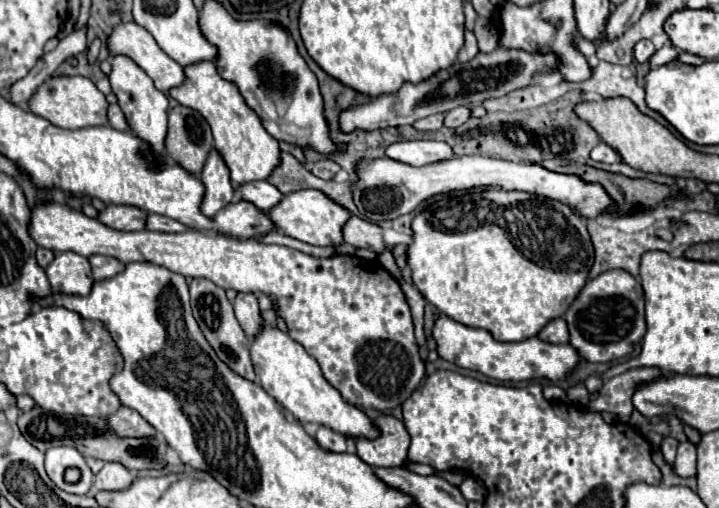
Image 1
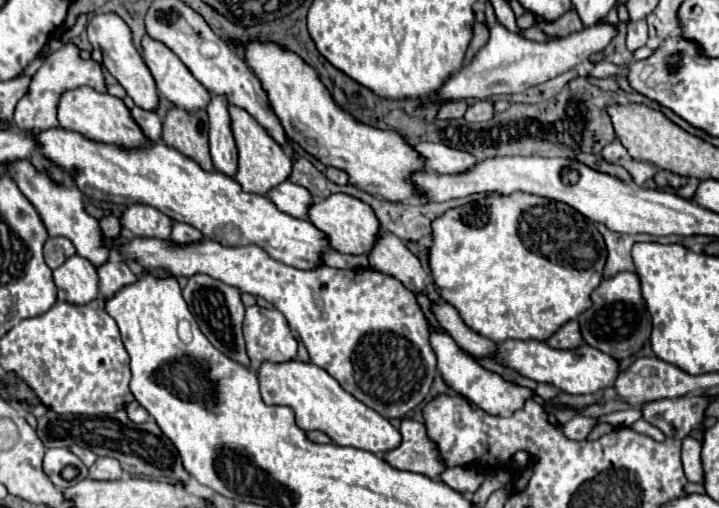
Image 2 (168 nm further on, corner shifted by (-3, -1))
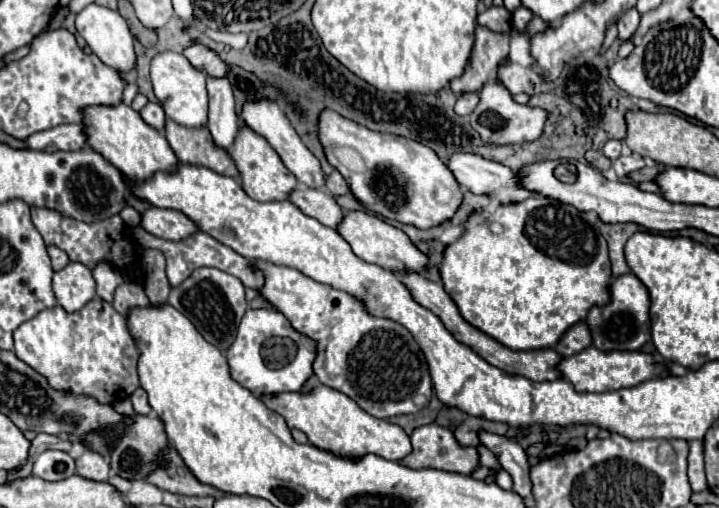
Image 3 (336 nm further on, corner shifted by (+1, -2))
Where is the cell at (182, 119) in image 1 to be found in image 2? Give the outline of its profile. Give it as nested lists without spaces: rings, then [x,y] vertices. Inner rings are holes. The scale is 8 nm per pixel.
[[[171,108],[163,122],[163,142],[187,158],[195,160],[203,170],[211,172],[211,156],[209,156],[209,118],[205,110],[187,112],[183,108]]]

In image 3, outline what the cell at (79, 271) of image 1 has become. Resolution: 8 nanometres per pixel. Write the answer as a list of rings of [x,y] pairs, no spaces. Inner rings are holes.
[[[69,263],[53,275],[53,293],[57,303],[67,311],[79,311],[95,297],[95,279],[91,269],[81,263]]]

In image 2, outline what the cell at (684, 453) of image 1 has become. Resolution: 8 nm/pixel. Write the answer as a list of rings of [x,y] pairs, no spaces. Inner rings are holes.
[[[685,438],[681,448],[681,462],[689,482],[703,482],[703,468],[701,468],[701,442],[695,438]]]

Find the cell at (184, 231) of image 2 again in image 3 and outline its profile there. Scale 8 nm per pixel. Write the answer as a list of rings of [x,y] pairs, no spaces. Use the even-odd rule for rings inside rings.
[[[137,227],[135,237],[139,239],[139,243],[143,247],[163,251],[163,255],[167,259],[167,281],[171,287],[177,287],[179,283],[183,283],[183,279],[187,279],[191,275],[191,271],[197,267],[217,267],[221,271],[227,271],[227,273],[239,277],[245,287],[251,287],[255,291],[261,291],[261,287],[263,287],[263,273],[255,267],[253,259],[247,259],[247,257],[235,253],[231,247],[219,243],[217,239],[213,239],[211,235],[207,235],[203,231],[191,235],[189,239],[183,239],[183,241],[167,241],[167,239],[161,239],[161,237],[147,233],[143,227]]]

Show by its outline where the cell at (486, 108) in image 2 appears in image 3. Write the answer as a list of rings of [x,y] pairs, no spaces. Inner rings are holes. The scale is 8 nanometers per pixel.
[[[495,77],[485,83],[485,87],[479,91],[479,105],[471,113],[471,127],[479,133],[479,137],[485,143],[493,145],[523,145],[531,143],[541,137],[545,121],[547,121],[547,111],[541,107],[529,107],[529,105],[519,105],[513,101],[513,95],[505,89],[505,85]]]

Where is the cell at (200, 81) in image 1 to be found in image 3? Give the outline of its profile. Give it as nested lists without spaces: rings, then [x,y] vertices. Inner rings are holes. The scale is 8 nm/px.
[[[249,127],[239,129],[229,153],[241,173],[241,185],[249,197],[257,201],[285,201],[289,199],[291,191],[297,189],[297,179],[291,175],[291,171],[287,171],[277,151],[267,143],[267,139],[263,139]]]

